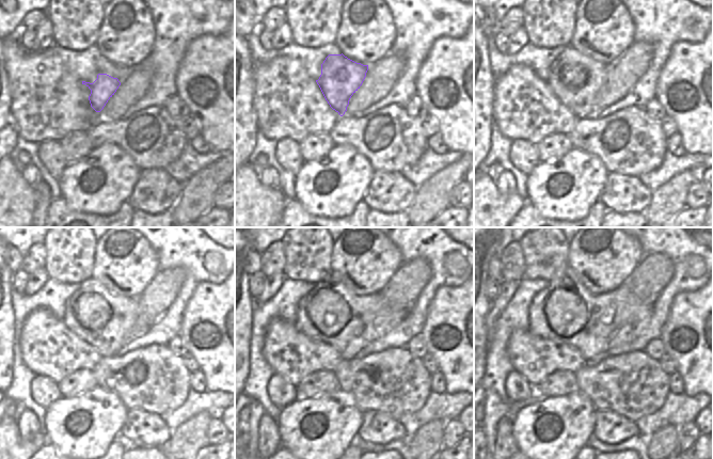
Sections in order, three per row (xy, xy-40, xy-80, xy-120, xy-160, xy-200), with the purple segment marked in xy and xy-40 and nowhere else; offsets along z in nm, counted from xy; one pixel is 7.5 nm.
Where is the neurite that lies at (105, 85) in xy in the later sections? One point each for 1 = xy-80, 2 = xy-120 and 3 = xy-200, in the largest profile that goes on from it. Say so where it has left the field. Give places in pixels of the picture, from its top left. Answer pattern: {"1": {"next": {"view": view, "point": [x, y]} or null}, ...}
{"1": {"next": {"view": "xy-80", "point": [576, 79]}}, "2": {"next": {"view": "xy-120", "point": [106, 321]}}, "3": {"next": {"view": "xy-200", "point": [593, 323]}}}

